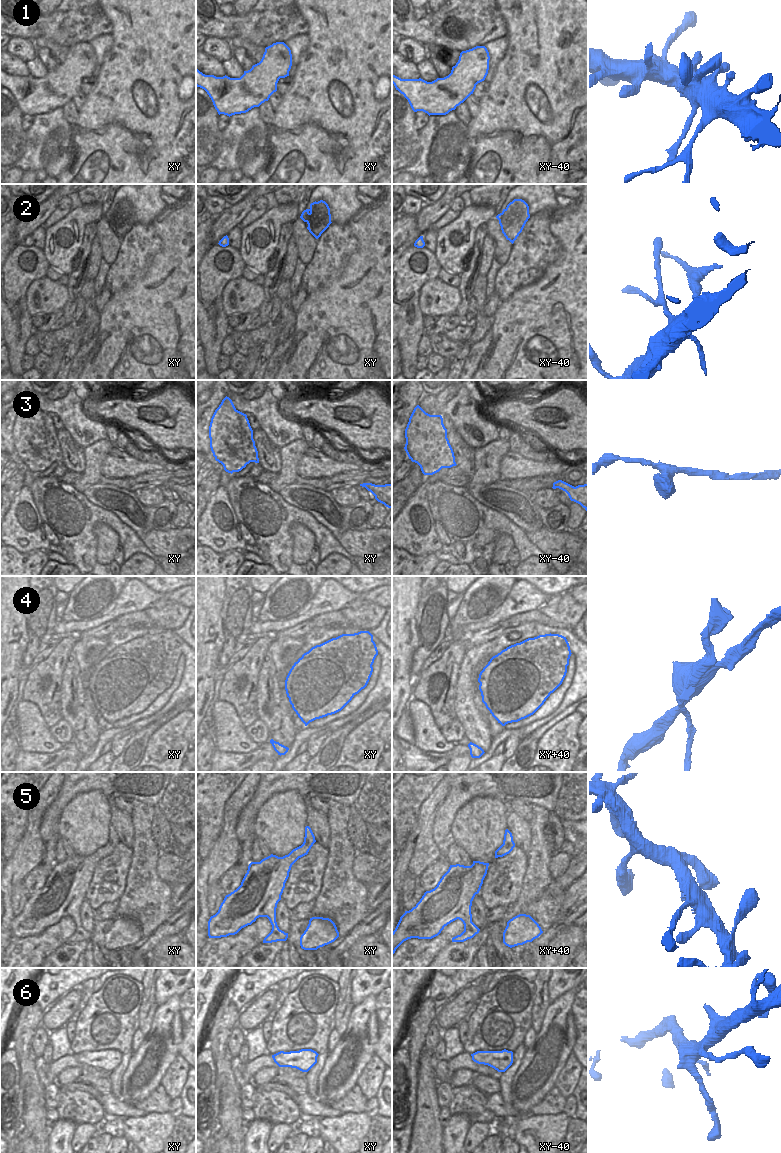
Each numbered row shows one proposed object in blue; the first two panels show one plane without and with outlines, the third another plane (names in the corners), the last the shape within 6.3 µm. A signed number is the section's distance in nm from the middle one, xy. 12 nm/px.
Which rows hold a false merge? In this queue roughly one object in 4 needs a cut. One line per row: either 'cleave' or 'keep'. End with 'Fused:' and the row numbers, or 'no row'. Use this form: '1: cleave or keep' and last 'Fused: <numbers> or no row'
1: keep
2: cleave
3: keep
4: cleave
5: keep
6: keep
Fused: 2, 4

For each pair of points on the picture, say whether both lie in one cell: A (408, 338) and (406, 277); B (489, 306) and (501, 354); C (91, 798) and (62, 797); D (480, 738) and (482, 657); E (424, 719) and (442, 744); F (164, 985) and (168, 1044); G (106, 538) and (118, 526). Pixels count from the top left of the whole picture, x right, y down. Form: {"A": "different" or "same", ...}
{"A": "same", "B": "different", "C": "different", "D": "same", "E": "same", "F": "different", "G": "different"}

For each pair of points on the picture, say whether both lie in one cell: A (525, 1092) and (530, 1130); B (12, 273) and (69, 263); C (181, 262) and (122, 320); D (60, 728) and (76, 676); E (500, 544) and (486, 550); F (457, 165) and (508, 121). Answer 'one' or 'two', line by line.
A: two
B: two
C: one
D: two
E: two
F: two

